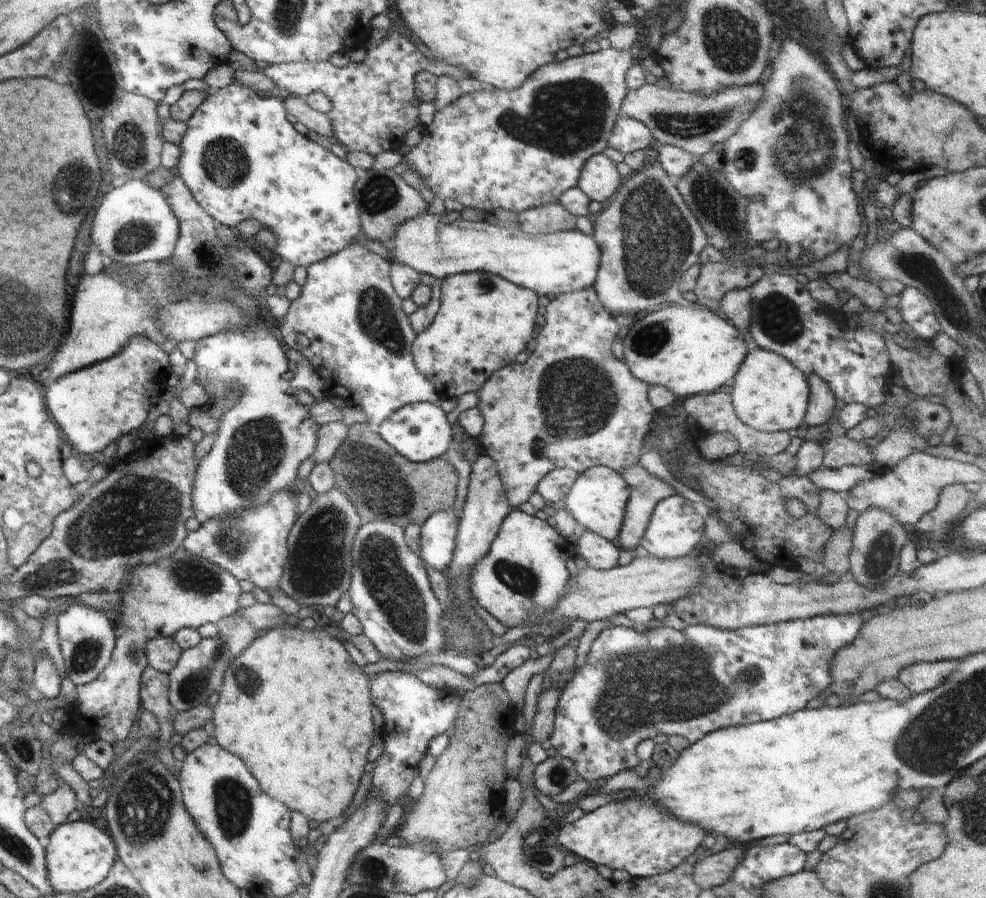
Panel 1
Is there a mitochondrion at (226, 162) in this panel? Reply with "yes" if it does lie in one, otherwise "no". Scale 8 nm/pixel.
yes

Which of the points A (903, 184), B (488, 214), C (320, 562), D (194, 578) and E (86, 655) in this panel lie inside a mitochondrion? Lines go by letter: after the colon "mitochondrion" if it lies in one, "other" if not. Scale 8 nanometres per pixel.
A: other
B: other
C: mitochondrion
D: mitochondrion
E: mitochondrion

